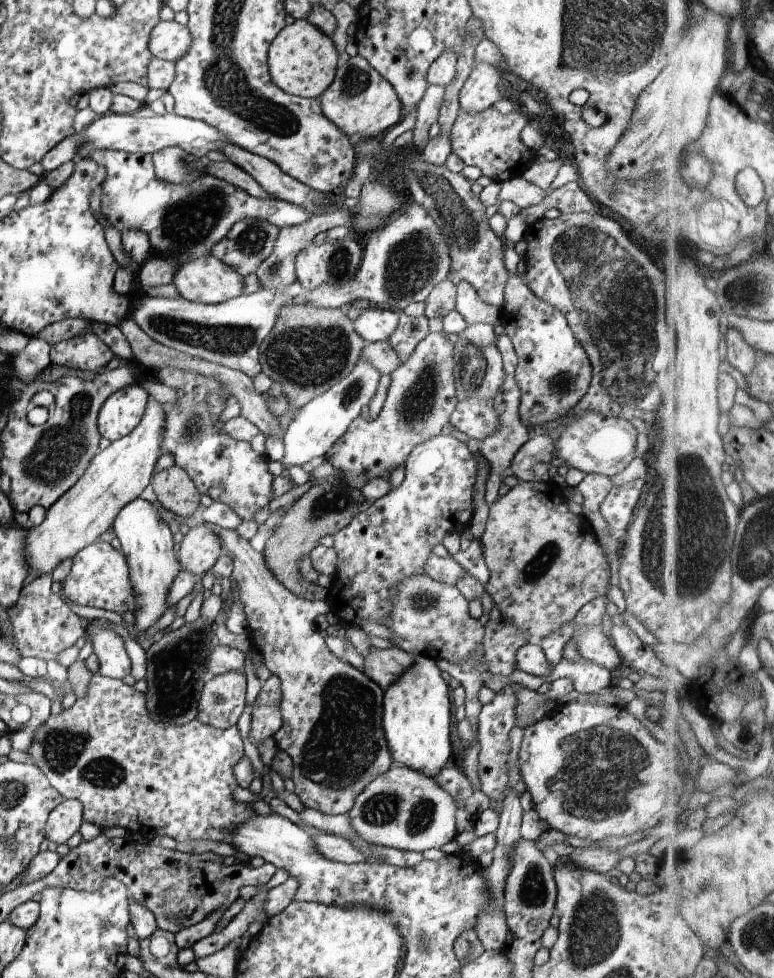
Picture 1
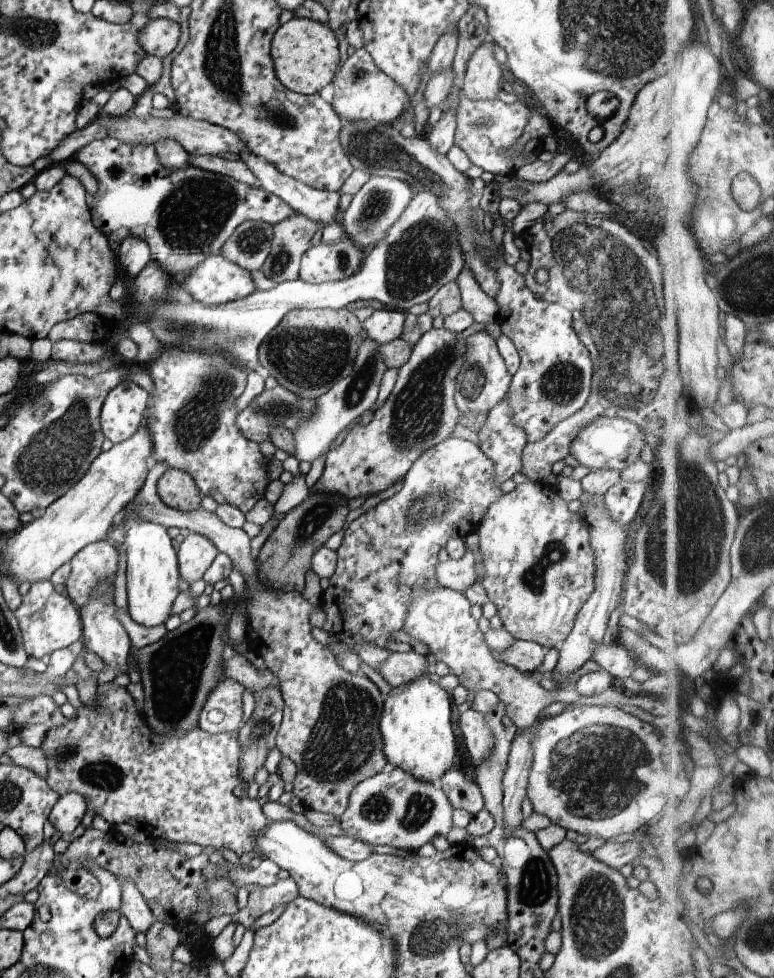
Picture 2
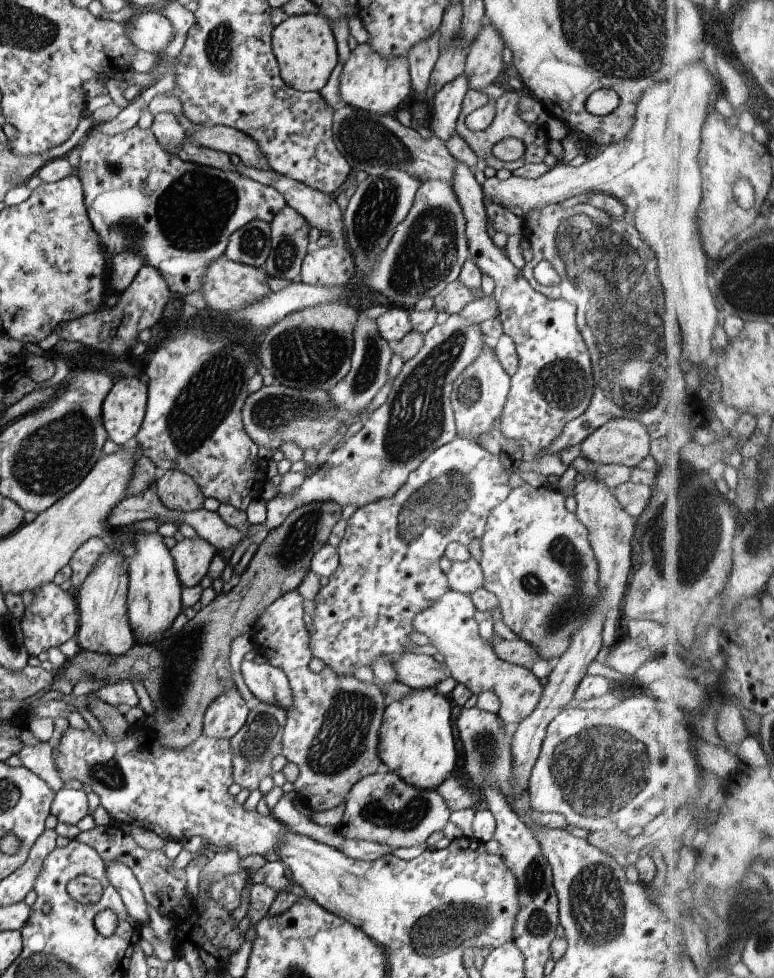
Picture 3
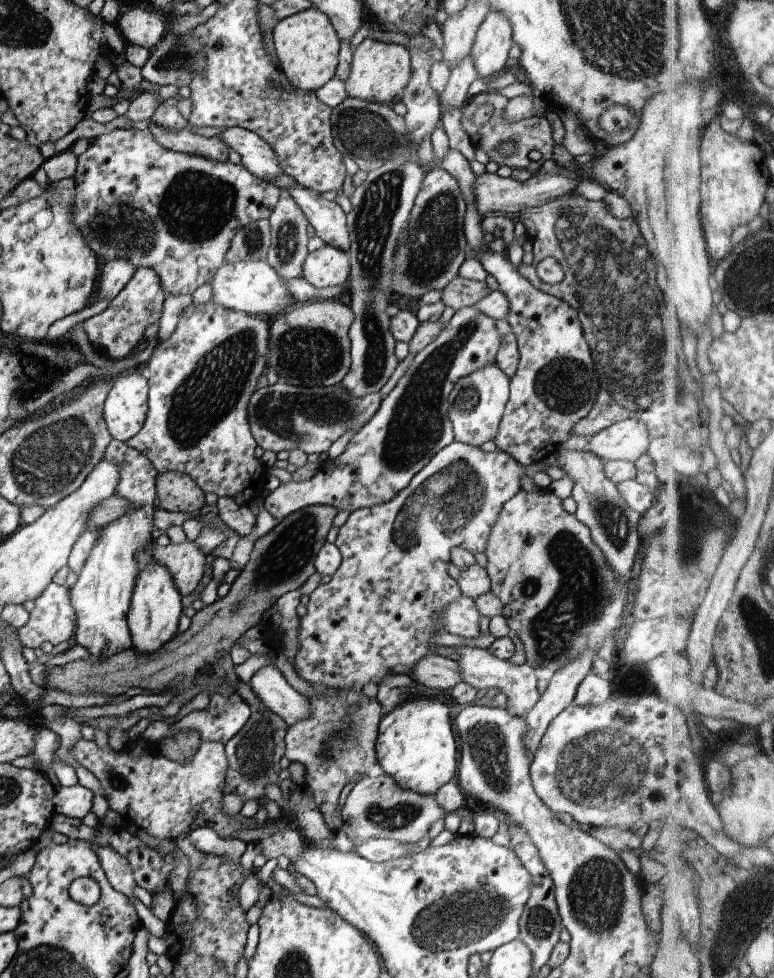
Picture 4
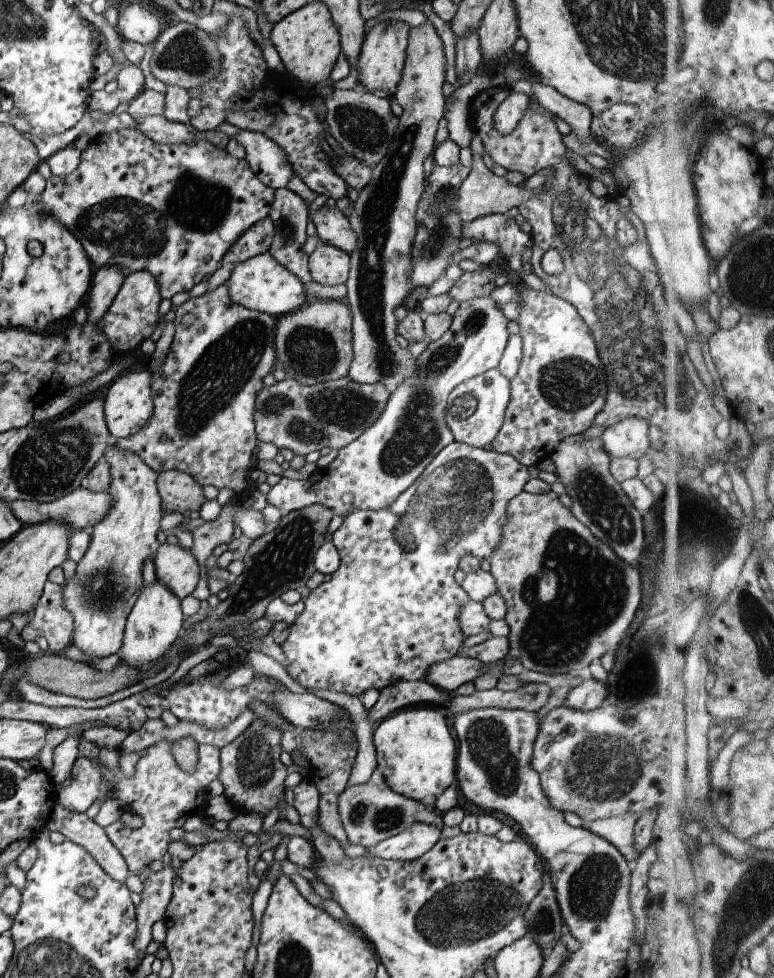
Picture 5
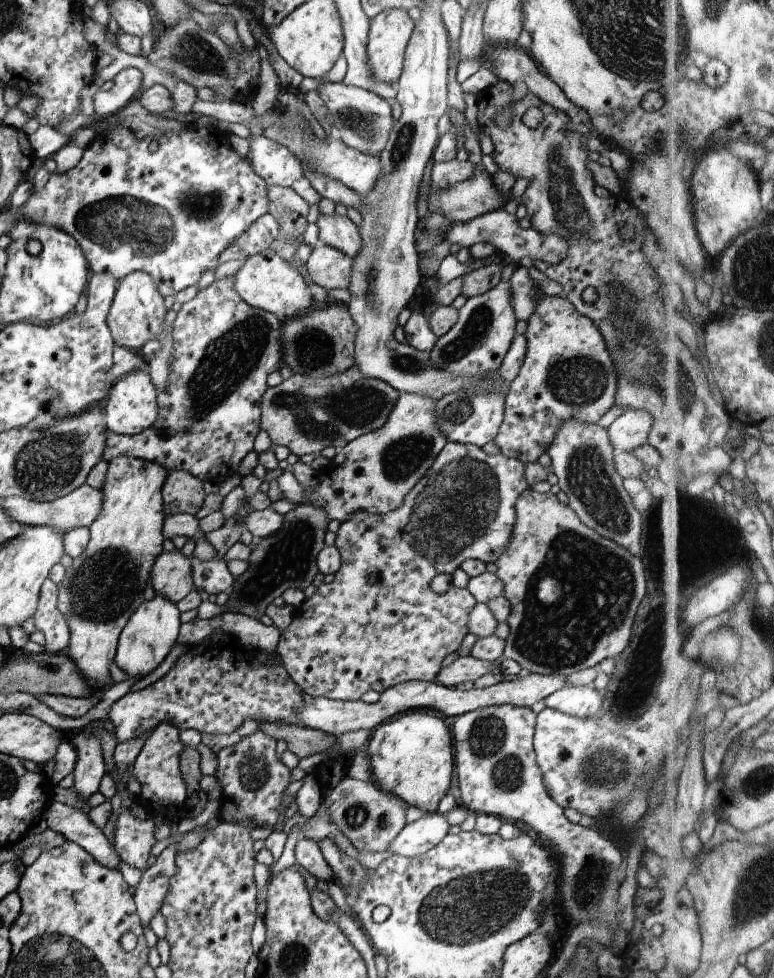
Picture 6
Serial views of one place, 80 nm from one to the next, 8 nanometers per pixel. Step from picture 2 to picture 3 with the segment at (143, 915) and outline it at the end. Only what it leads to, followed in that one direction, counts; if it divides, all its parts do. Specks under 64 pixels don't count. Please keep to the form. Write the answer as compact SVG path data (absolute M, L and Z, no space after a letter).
M105 862L105 866L108 880L118 890L128 916L142 927L149 918L148 904L132 870L122 862Z

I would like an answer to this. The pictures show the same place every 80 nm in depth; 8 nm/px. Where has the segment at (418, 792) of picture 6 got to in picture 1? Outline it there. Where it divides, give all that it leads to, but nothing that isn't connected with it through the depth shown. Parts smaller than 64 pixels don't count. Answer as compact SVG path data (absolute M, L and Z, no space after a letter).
M419 655L415 663L388 690L383 693L382 728L388 750L394 762L404 764L409 769L436 778L440 771L453 762L452 752L452 706L450 706L450 688L440 675L441 670L434 659Z

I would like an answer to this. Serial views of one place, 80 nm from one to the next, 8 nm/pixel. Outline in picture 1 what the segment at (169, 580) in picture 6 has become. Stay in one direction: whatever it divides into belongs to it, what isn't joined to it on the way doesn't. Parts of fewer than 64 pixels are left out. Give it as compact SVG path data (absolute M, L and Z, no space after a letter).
M205 526L192 527L178 549L178 562L182 570L202 577L208 572L220 554L223 554L219 536Z

